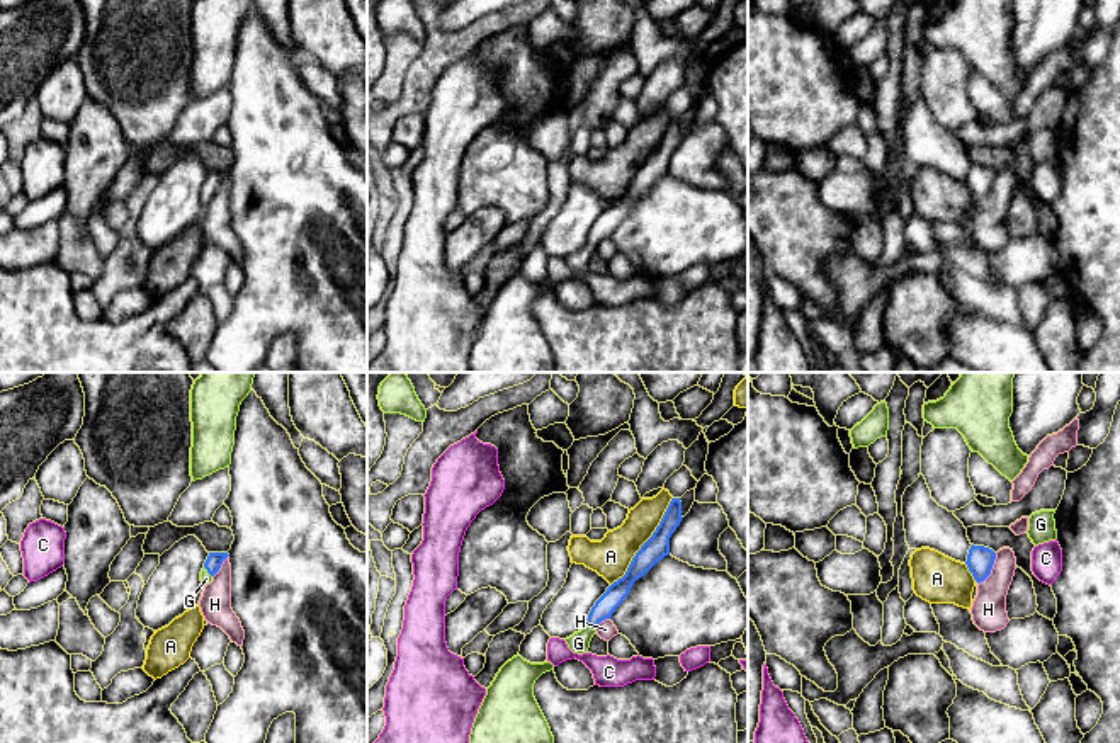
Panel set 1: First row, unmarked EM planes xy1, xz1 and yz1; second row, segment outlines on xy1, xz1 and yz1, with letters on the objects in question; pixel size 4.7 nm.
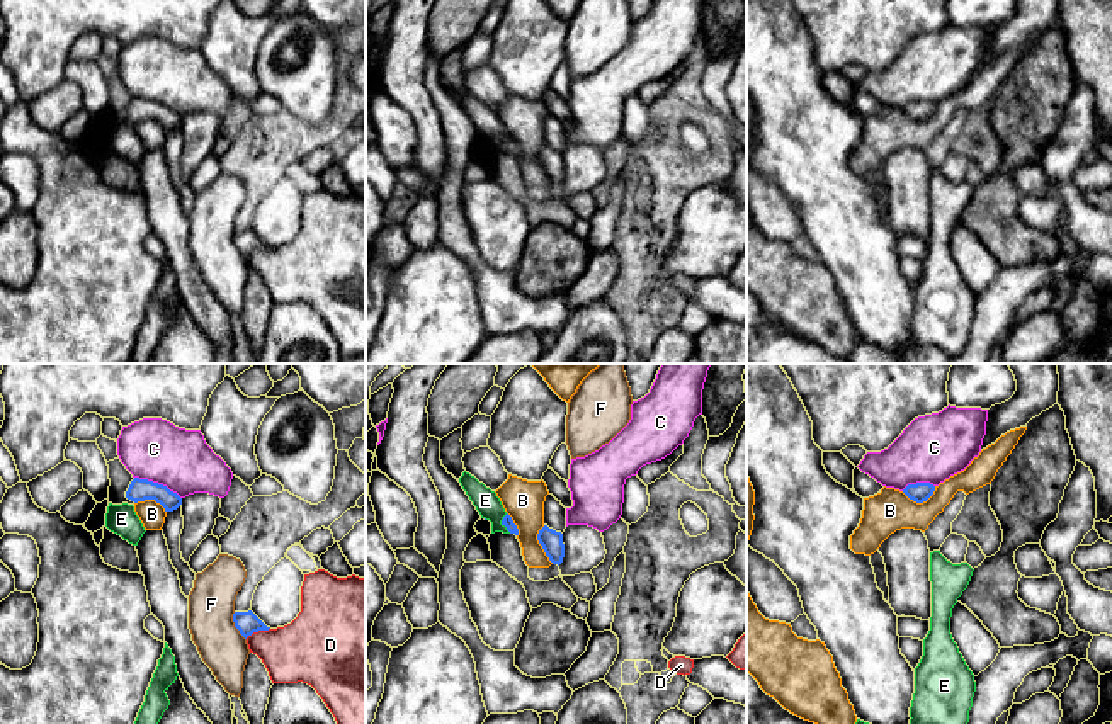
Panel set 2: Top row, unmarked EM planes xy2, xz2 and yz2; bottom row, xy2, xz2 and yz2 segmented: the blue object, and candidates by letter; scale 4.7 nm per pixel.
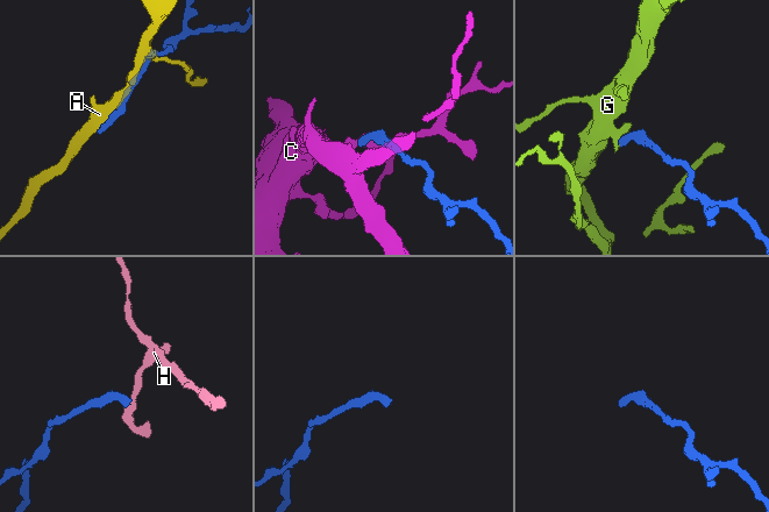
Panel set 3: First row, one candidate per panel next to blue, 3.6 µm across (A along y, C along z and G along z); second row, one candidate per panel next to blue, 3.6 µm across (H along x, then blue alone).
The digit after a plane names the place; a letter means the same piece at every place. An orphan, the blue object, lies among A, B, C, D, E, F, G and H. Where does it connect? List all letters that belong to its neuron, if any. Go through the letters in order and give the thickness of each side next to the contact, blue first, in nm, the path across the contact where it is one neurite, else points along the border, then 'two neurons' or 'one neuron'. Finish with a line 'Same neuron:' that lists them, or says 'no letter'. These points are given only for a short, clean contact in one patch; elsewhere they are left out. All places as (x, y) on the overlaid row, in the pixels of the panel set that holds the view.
A: 110/190 nm | two neurons
B: 110/190 nm | two neurons
C: 110/300 nm | one neuron
D: 110/300 nm | two neurons
E: 50/120 nm | two neurons
F: 110/220 nm | along xy2 (233, 612), (233, 626), (245, 639) | two neurons
G: 100/100 nm | two neurons
H: 130/160 nm | along yz1 (996, 553), (991, 572), (978, 584) | two neurons
Same neuron: C

